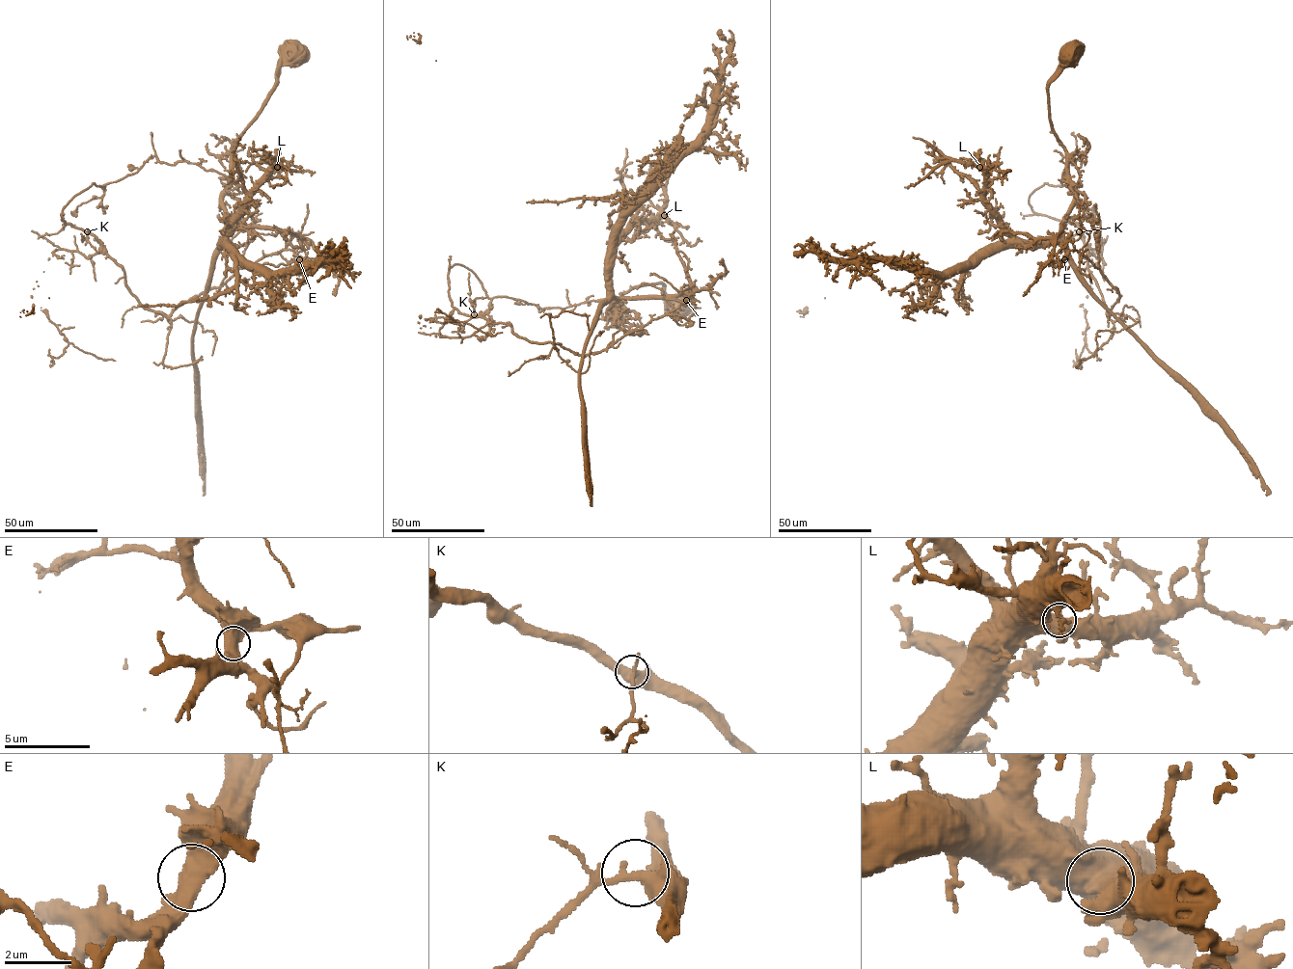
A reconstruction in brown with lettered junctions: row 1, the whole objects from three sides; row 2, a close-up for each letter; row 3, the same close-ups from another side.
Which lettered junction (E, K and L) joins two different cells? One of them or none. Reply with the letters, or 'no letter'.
E

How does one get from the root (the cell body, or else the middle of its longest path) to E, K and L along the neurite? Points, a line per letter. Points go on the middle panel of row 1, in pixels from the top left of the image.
E: (622, 329), (615, 323), (617, 303), (620, 299), (686, 300)
K: (622, 329), (606, 348), (581, 356), (474, 314)
L: (622, 329), (615, 323), (617, 301), (611, 288), (611, 247), (636, 221), (657, 220), (664, 215)

